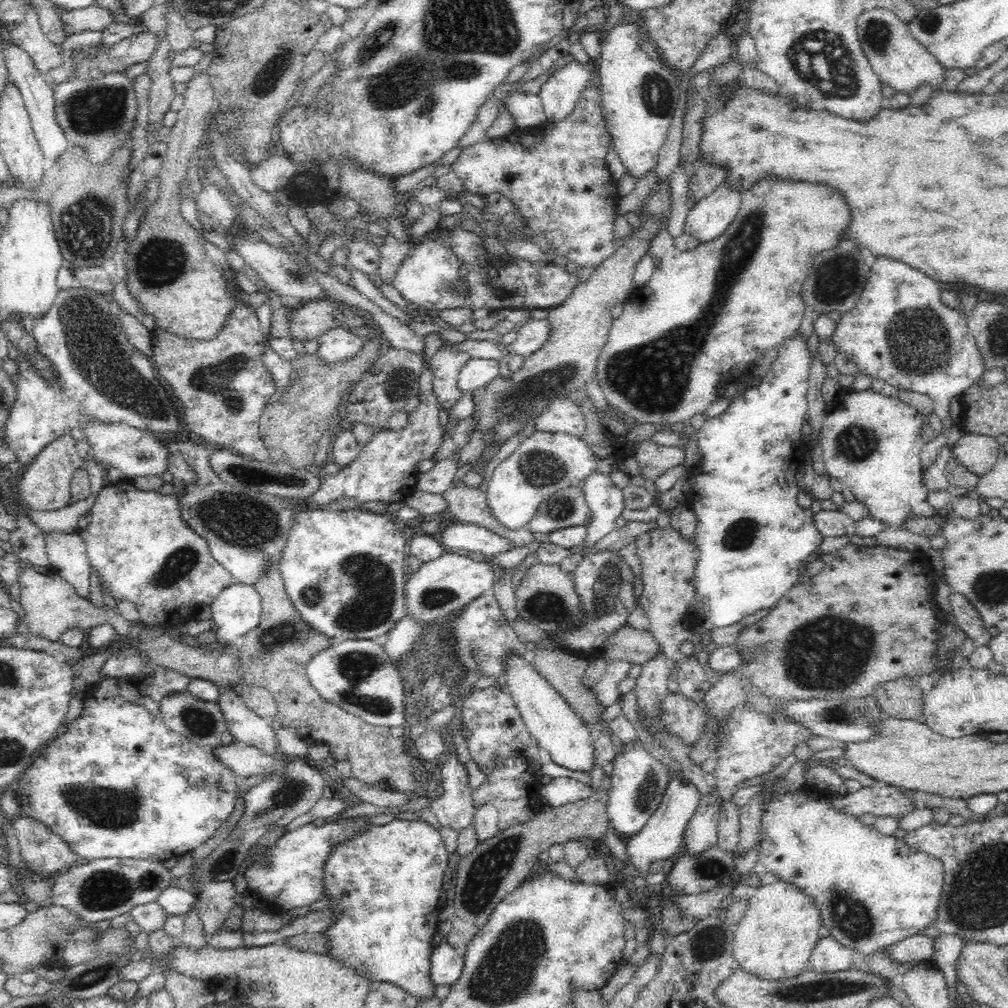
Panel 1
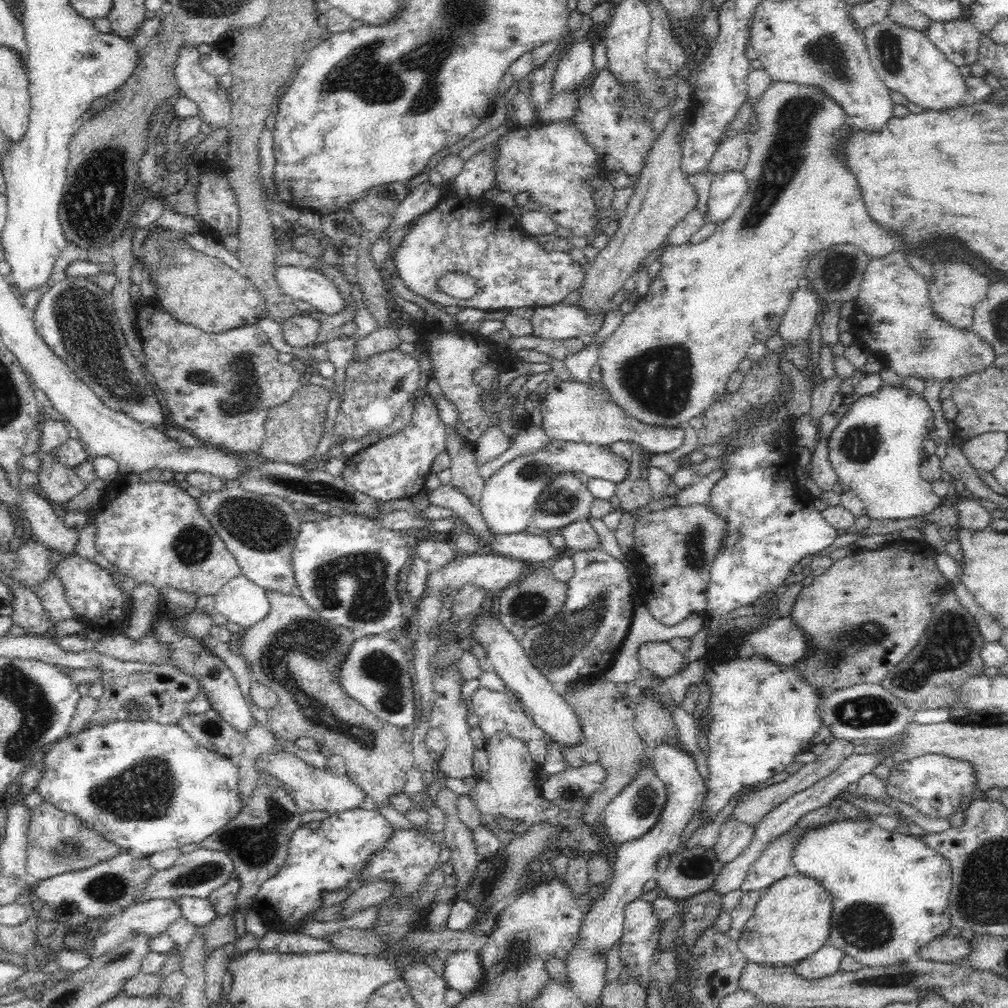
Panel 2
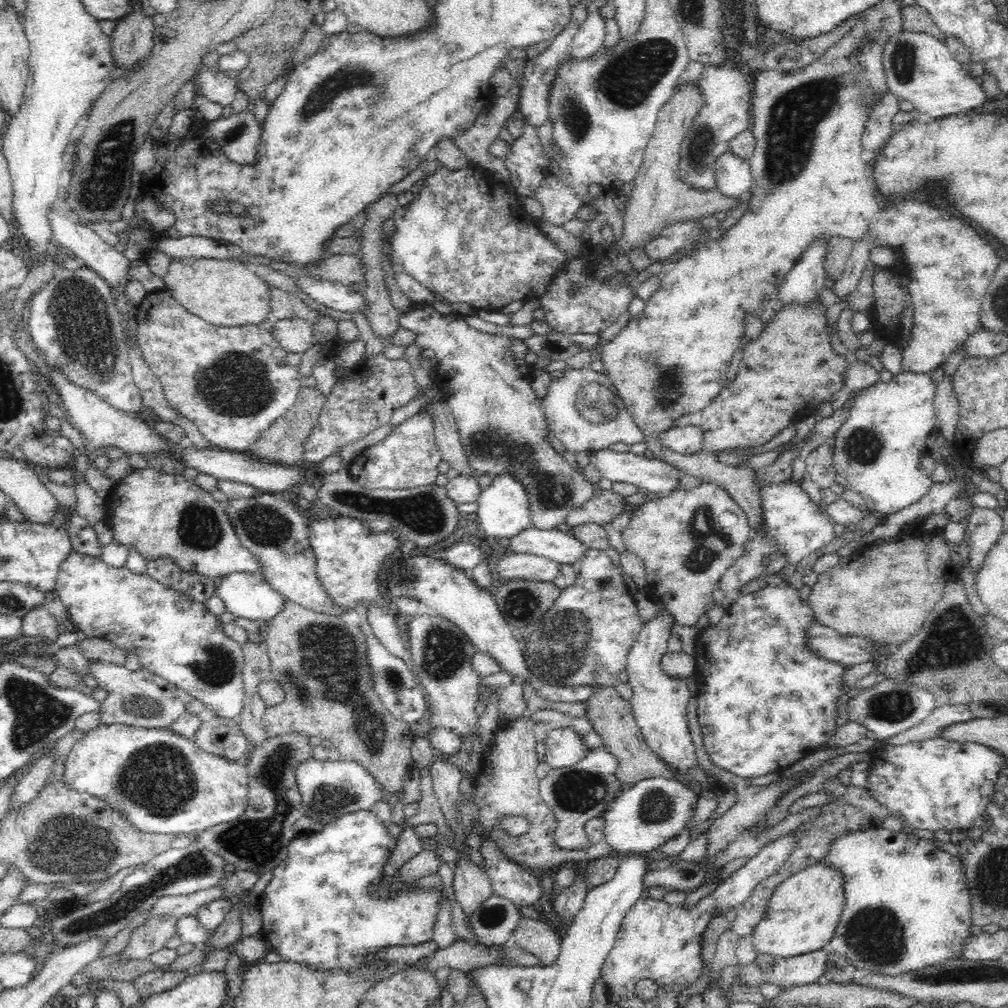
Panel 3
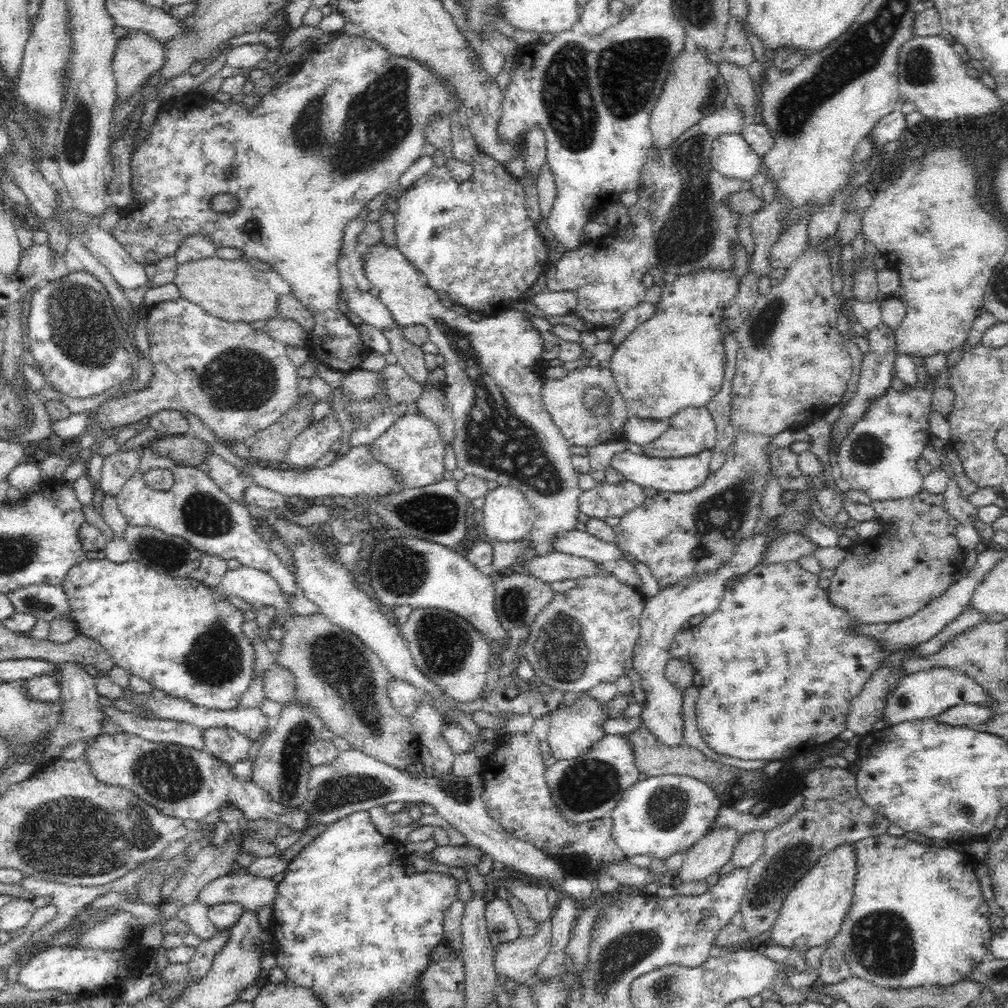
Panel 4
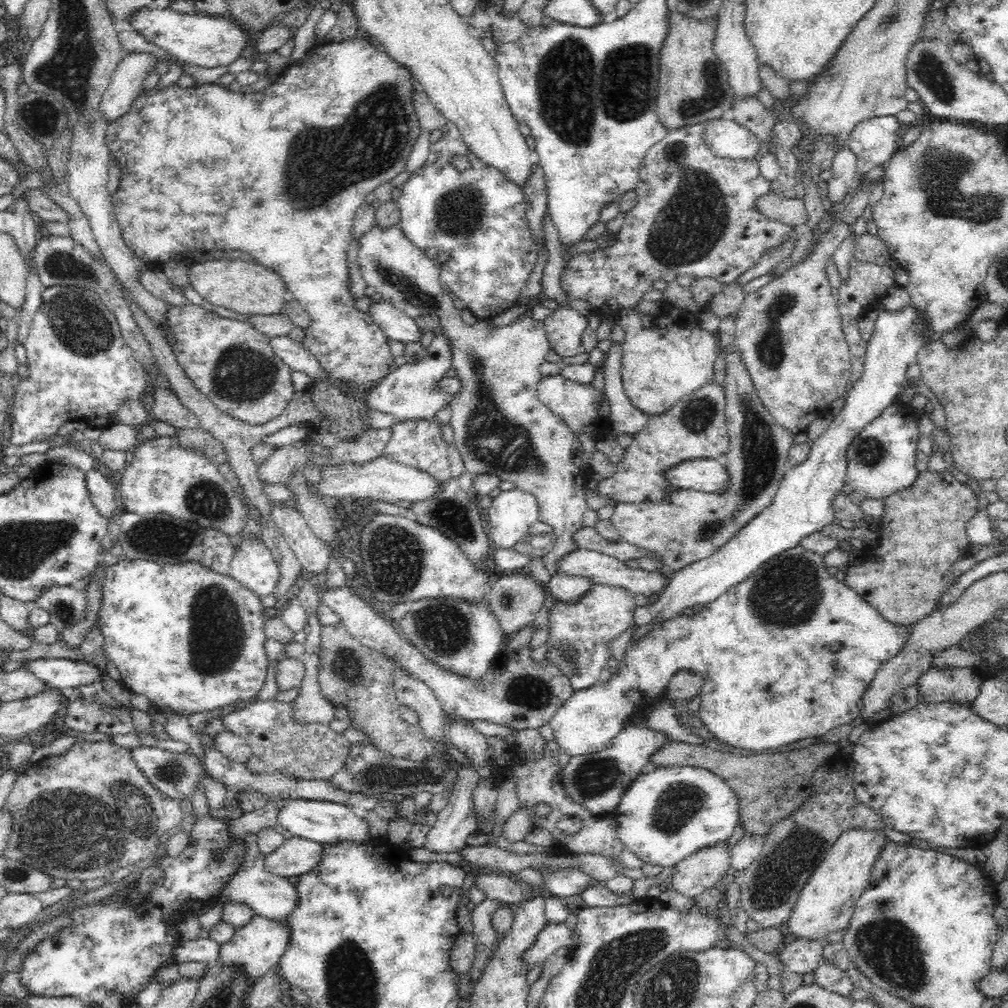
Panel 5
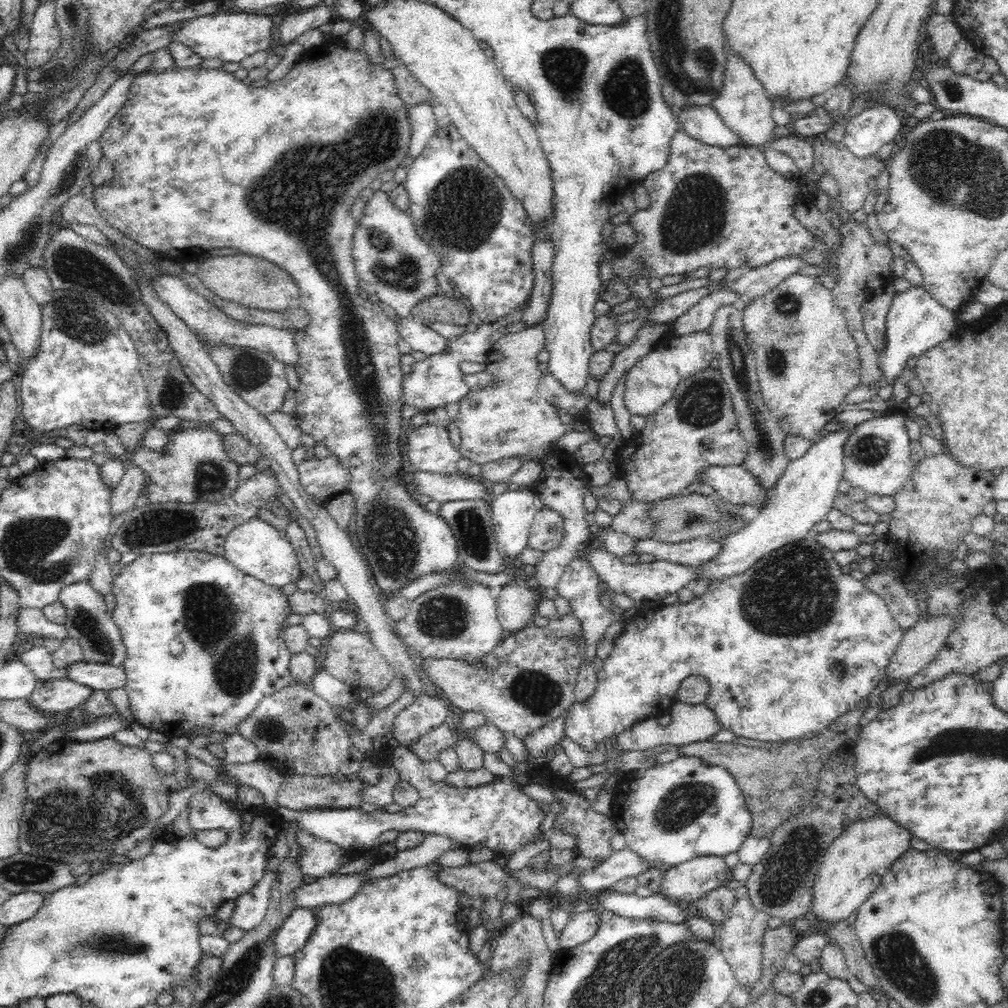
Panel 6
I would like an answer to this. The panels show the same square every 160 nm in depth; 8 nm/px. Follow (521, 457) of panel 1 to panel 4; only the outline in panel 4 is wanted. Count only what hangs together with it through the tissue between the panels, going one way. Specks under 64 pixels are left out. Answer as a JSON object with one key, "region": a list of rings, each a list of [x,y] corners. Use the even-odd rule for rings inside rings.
{"region":[[[629,450],[616,452],[611,458],[611,467],[622,474],[625,480],[635,482],[643,488],[654,488],[657,492],[687,493],[698,488],[709,476],[712,450],[703,450],[684,458],[652,458]],[[510,486],[489,490],[482,506],[482,528],[490,541],[514,542],[532,530],[534,510],[525,494]]]}

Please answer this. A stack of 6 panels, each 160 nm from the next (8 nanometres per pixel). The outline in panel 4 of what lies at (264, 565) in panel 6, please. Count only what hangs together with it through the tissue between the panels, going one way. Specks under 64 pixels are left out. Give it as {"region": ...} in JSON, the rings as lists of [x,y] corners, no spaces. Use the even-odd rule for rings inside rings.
{"region":[[[249,566],[228,569],[219,589],[226,596],[235,596],[248,602],[254,613],[263,607],[274,607],[278,614],[285,611],[294,611],[300,616],[320,614],[320,608],[306,603],[301,594],[287,599],[271,574]]]}

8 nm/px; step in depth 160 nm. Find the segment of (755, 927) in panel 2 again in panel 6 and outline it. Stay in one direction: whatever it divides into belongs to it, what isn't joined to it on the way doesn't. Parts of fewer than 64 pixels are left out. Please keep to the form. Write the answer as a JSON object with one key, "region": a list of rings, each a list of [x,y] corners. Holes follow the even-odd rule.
{"region":[[[876,814],[874,818],[852,822],[842,834],[839,834],[826,849],[822,866],[813,884],[813,897],[808,918],[816,924],[836,924],[850,914],[878,888],[883,874],[910,847],[909,830],[896,824],[885,814]]]}

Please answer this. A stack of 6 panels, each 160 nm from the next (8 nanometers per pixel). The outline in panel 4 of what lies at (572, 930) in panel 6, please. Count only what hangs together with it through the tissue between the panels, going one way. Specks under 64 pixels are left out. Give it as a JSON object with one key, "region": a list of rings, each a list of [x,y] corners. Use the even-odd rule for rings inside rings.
{"region":[[[551,919],[540,923],[538,932],[532,936],[520,936],[512,942],[505,942],[494,947],[495,971],[498,976],[507,976],[518,983],[530,982],[536,974],[539,964],[550,952],[552,940]]]}

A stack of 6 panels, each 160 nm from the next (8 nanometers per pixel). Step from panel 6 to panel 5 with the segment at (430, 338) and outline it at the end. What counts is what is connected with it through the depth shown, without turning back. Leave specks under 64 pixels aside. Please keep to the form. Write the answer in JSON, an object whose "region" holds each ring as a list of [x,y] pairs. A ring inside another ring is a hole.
{"region":[[[372,301],[369,308],[372,320],[392,340],[427,344],[429,338],[415,325],[415,320],[386,301]]]}

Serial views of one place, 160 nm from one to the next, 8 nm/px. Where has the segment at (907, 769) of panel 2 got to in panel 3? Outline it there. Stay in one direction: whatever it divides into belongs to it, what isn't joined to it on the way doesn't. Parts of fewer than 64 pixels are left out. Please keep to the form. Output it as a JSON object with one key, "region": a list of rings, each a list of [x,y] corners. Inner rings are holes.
{"region":[[[940,737],[926,738],[920,742],[889,745],[885,753],[874,755],[870,761],[868,788],[866,790],[874,800],[884,806],[888,814],[899,818],[904,827],[922,830],[947,830],[954,828],[968,830],[973,826],[986,829],[986,807],[995,792],[994,784],[1005,767],[1003,756],[975,742],[952,742]]]}

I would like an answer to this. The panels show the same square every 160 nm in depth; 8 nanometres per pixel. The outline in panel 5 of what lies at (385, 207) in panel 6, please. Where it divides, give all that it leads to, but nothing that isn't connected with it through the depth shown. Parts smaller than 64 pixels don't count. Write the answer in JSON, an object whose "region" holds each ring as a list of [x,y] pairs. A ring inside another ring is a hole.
{"region":[[[548,211],[542,221],[549,254],[541,278],[542,290],[537,297],[527,302],[521,319],[496,327],[491,331],[488,327],[488,320],[477,319],[471,326],[462,321],[461,310],[454,307],[452,302],[454,297],[439,281],[439,266],[445,261],[444,256],[428,258],[425,252],[410,243],[399,223],[392,224],[392,227],[386,229],[380,229],[377,224],[373,225],[373,228],[359,239],[357,262],[361,276],[368,287],[382,294],[384,301],[400,309],[407,316],[416,318],[420,314],[433,314],[439,318],[439,325],[442,326],[441,332],[449,340],[451,367],[456,370],[456,377],[462,381],[461,389],[453,395],[453,401],[449,407],[451,408],[453,442],[461,454],[465,472],[473,475],[497,474],[500,480],[510,480],[516,489],[535,496],[539,506],[539,520],[554,529],[556,542],[550,552],[542,557],[542,560],[550,574],[556,575],[558,559],[578,549],[573,541],[573,534],[582,528],[582,515],[587,510],[587,488],[586,480],[579,475],[581,470],[576,462],[575,451],[572,450],[576,441],[574,433],[559,416],[556,416],[541,402],[537,393],[537,387],[542,378],[538,368],[545,362],[546,355],[551,348],[550,341],[546,337],[544,323],[532,317],[532,308],[536,304],[542,305],[545,301],[564,304],[566,300],[569,300],[569,296],[560,286],[560,275],[566,263],[566,256],[563,254],[562,243]]]}

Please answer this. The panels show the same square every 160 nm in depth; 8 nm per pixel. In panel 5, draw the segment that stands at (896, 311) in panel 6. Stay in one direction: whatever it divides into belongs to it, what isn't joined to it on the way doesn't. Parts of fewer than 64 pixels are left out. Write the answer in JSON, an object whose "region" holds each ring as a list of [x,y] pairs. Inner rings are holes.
{"region":[[[911,302],[898,312],[884,311],[878,315],[873,335],[867,341],[864,372],[854,387],[848,389],[842,410],[833,416],[829,427],[810,443],[808,458],[798,466],[788,467],[770,506],[754,516],[724,546],[708,558],[692,562],[671,574],[670,582],[666,590],[659,594],[658,600],[652,605],[638,607],[634,612],[637,627],[648,624],[662,627],[683,615],[686,608],[693,609],[696,605],[706,607],[731,587],[749,578],[764,562],[798,546],[806,536],[821,531],[833,522],[835,514],[832,501],[845,484],[848,447],[858,436],[859,430],[878,418],[887,406],[895,402],[898,392],[903,390],[907,368],[910,363],[916,363],[916,355],[925,342],[924,319],[917,314]]]}

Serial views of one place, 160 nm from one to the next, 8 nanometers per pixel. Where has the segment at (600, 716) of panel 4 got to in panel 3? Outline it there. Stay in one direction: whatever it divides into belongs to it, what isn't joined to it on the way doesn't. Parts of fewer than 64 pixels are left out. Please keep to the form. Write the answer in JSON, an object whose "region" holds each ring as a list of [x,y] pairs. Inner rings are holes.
{"region":[[[556,728],[548,733],[545,742],[545,761],[552,768],[564,768],[580,762],[588,752],[582,739],[570,728]]]}

